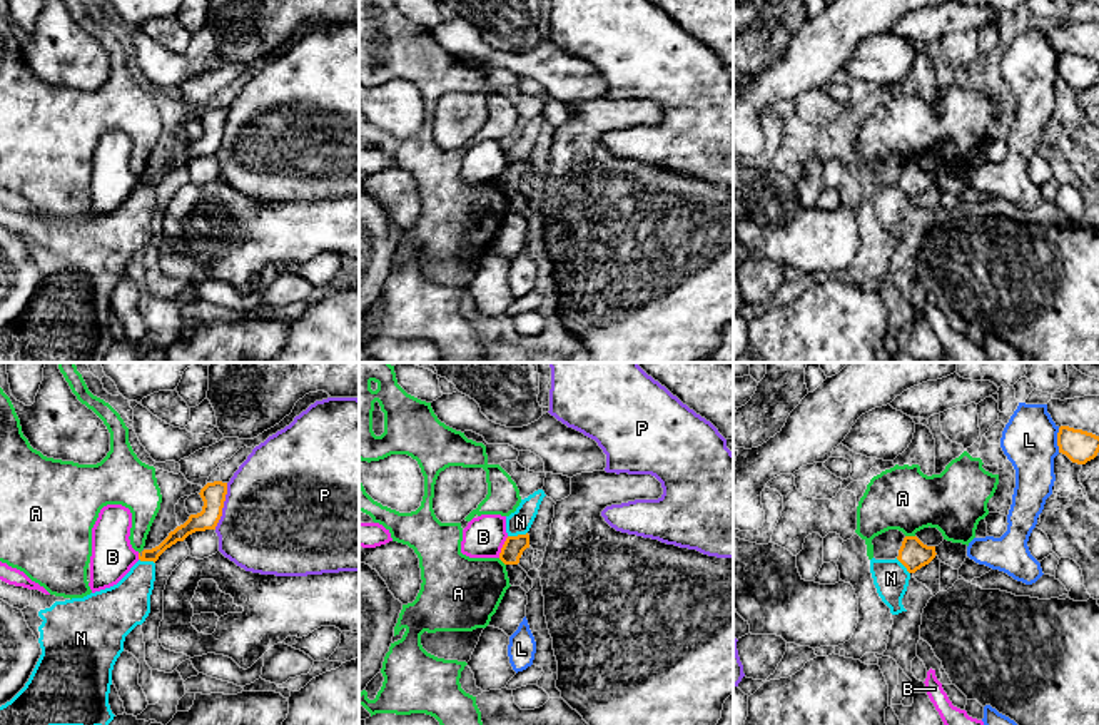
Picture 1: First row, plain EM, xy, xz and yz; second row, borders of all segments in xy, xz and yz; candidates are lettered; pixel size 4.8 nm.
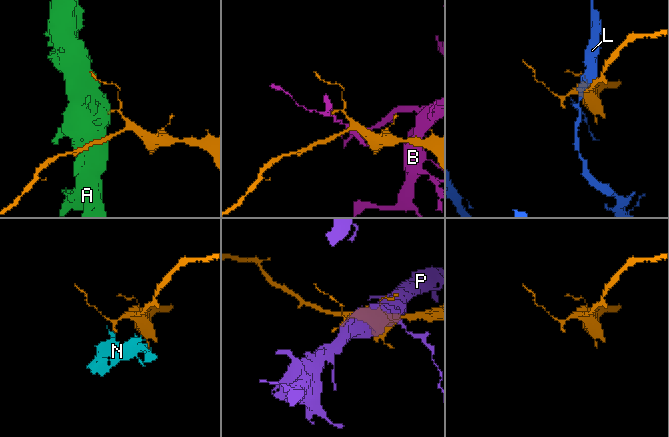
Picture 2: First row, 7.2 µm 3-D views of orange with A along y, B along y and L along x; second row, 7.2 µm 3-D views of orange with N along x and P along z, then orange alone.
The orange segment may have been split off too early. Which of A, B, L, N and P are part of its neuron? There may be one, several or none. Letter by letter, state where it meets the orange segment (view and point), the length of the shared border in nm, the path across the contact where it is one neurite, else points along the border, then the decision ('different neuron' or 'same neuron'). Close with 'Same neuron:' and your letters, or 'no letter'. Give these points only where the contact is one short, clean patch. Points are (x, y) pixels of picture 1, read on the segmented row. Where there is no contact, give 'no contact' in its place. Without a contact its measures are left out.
A: meets orange in yz at (911, 537); contact 50 nm long; different neuron
B: meets orange in xz at (503, 547); contact 120 nm long; border along xz (508, 537), (498, 557); different neuron
L: meets orange in yz at (1058, 440); contact 120 nm long; different neuron
N: meets orange in xz at (516, 537); contact 100 nm long; border along xz (526, 532), (508, 537); different neuron
P: meets orange in xy at (222, 506); contact 240 nm long; different neuron
Same neuron: no letter

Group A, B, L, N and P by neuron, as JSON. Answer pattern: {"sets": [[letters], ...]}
{"sets": [["A"], ["B"], ["L"], ["N"], ["P"]]}

